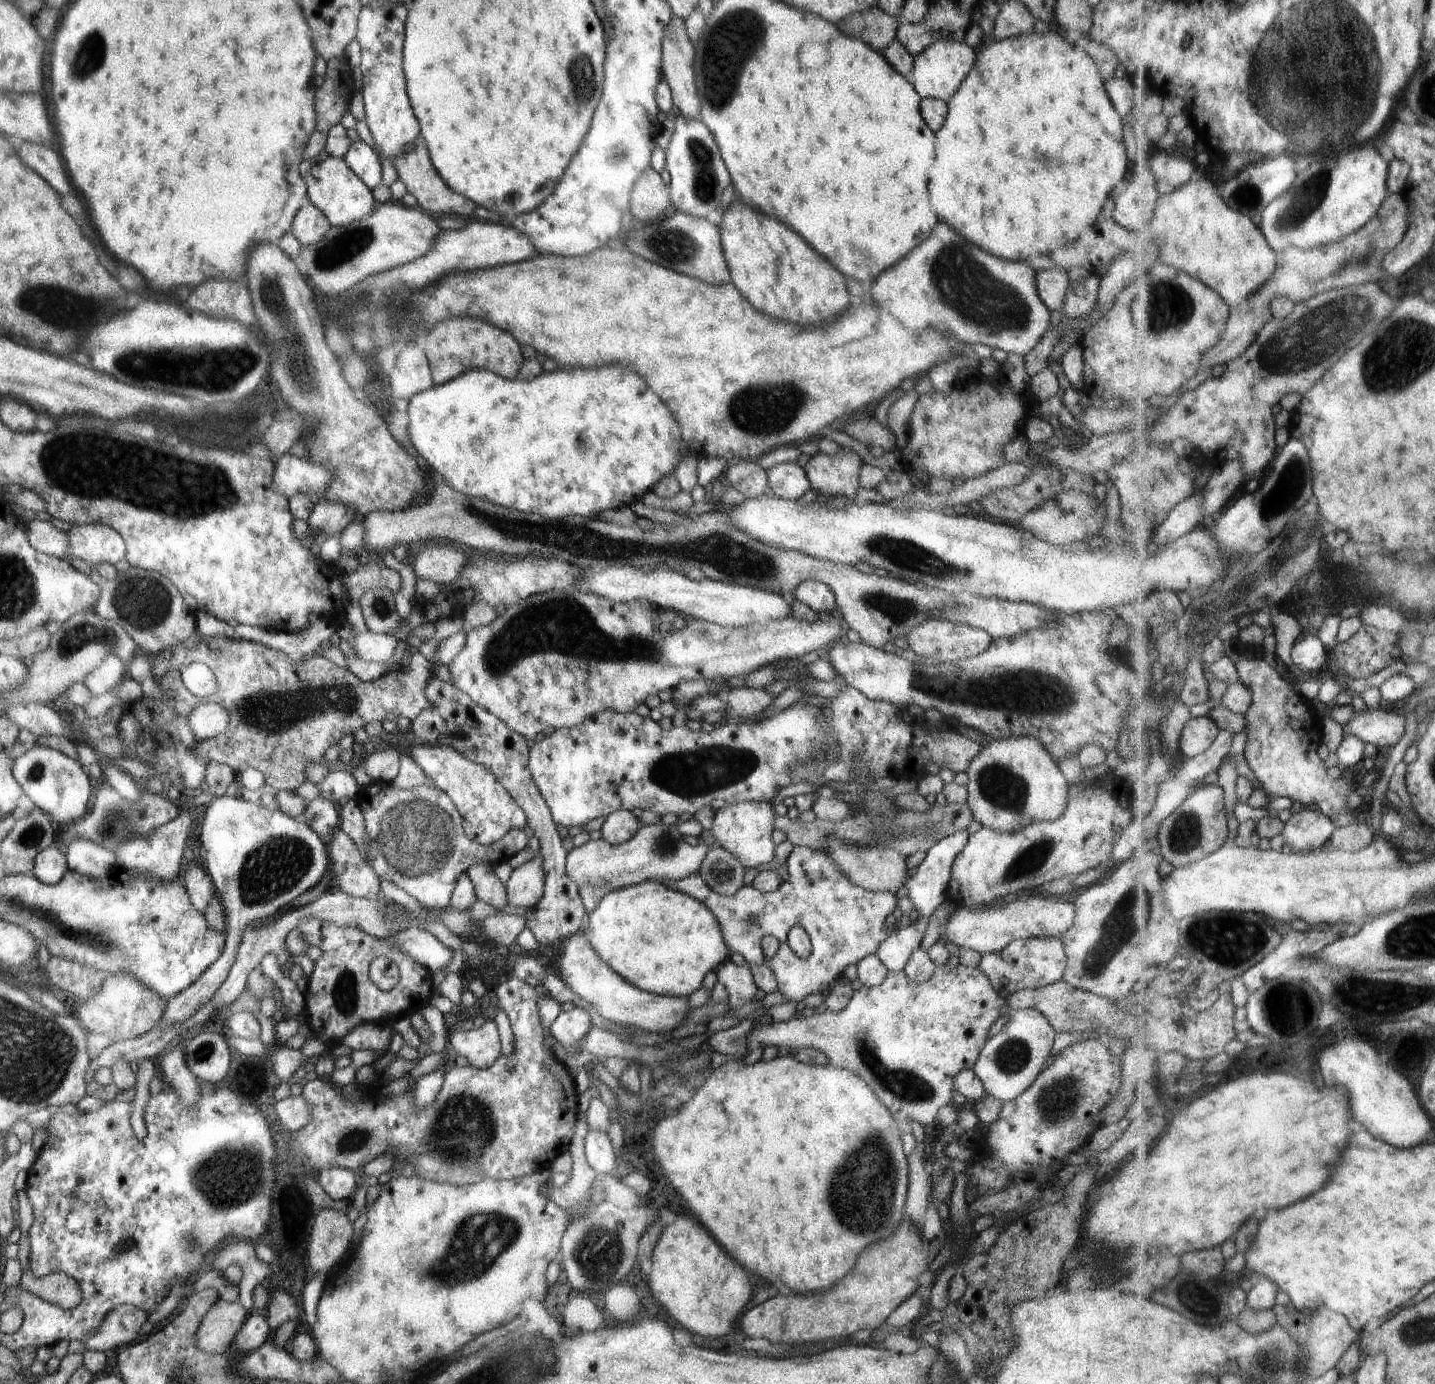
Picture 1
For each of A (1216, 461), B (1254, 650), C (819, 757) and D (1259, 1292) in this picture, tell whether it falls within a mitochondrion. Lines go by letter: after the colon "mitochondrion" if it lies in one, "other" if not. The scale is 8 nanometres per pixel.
A: other
B: other
C: mitochondrion
D: other

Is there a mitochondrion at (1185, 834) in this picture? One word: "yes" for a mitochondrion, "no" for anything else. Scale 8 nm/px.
yes

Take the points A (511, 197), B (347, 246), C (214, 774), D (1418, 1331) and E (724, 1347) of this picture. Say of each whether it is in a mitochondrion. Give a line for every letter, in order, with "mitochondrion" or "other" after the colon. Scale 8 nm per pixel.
A: other
B: mitochondrion
C: other
D: mitochondrion
E: other

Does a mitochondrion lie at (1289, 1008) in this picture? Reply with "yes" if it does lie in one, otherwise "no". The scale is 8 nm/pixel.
yes

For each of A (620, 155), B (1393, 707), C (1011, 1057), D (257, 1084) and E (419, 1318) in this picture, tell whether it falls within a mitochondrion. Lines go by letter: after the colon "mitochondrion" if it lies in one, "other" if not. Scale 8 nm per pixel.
A: mitochondrion
B: other
C: mitochondrion
D: other
E: other

